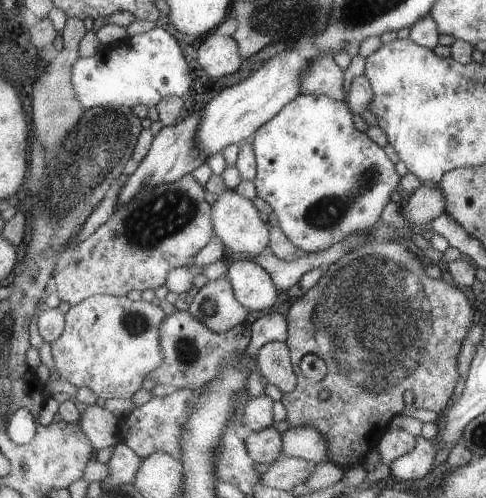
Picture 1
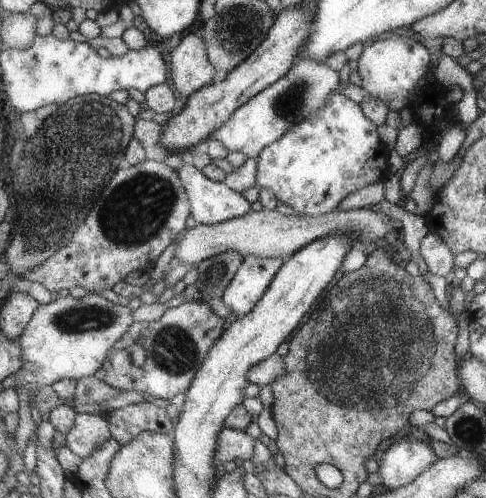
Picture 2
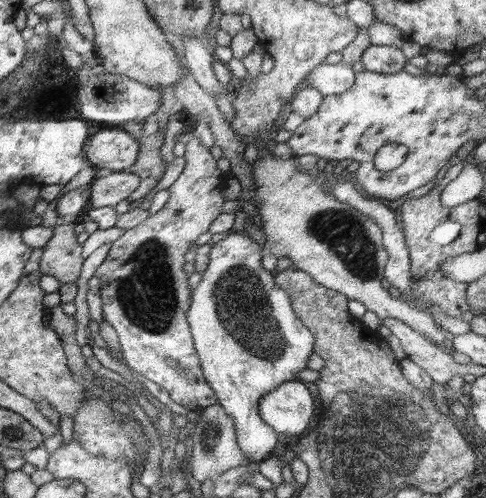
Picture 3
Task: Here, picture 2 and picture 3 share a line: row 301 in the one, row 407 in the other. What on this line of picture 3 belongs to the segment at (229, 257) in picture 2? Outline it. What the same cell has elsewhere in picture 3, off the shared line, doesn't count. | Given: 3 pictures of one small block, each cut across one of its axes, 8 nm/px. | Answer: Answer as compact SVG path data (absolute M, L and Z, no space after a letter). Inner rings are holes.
M219 402L215 406L209 406L201 412L201 418L193 426L193 454L189 458L193 478L199 482L203 480L217 480L221 474L225 474L231 468L245 468L251 460L249 456L241 450L239 446L239 434L237 434L237 424L235 420L227 414L225 406Z

